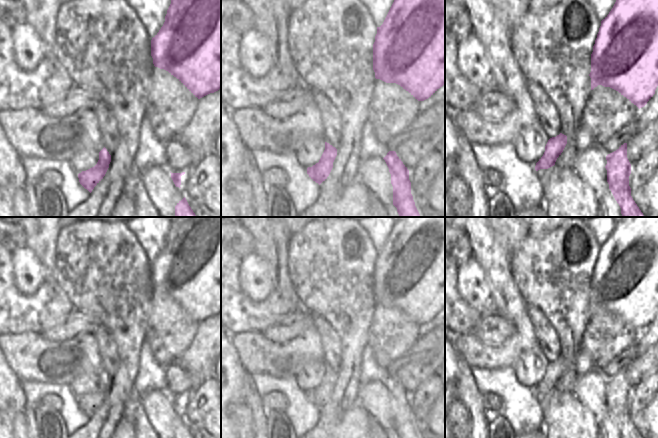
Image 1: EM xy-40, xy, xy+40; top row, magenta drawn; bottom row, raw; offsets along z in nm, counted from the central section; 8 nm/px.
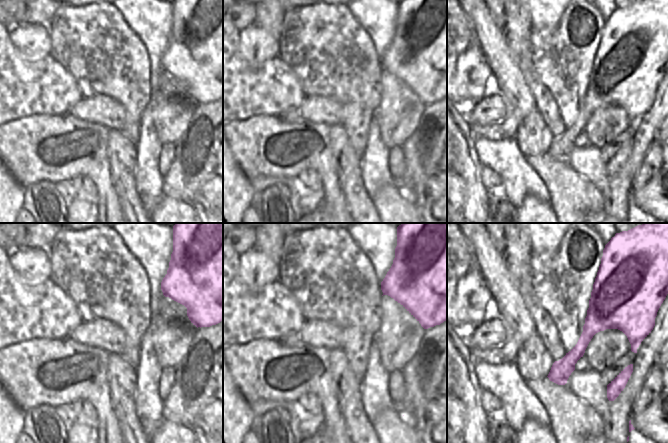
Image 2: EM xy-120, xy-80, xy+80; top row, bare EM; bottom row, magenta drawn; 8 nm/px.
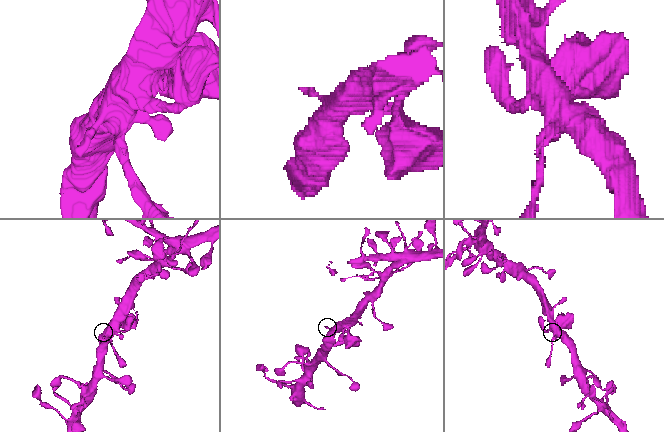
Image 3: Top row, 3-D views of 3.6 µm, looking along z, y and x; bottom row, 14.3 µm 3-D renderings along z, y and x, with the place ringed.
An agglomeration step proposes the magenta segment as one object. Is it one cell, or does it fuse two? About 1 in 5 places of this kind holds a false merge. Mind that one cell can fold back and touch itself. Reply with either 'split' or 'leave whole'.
leave whole

